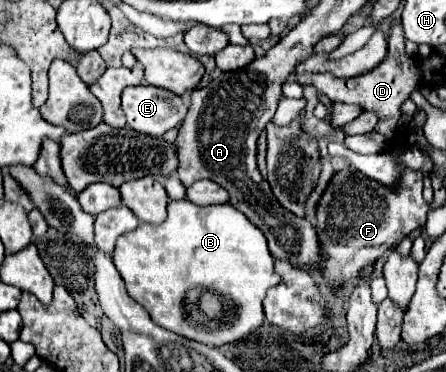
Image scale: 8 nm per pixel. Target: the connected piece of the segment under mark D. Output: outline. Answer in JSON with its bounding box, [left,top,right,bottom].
[297,18,421,138]

